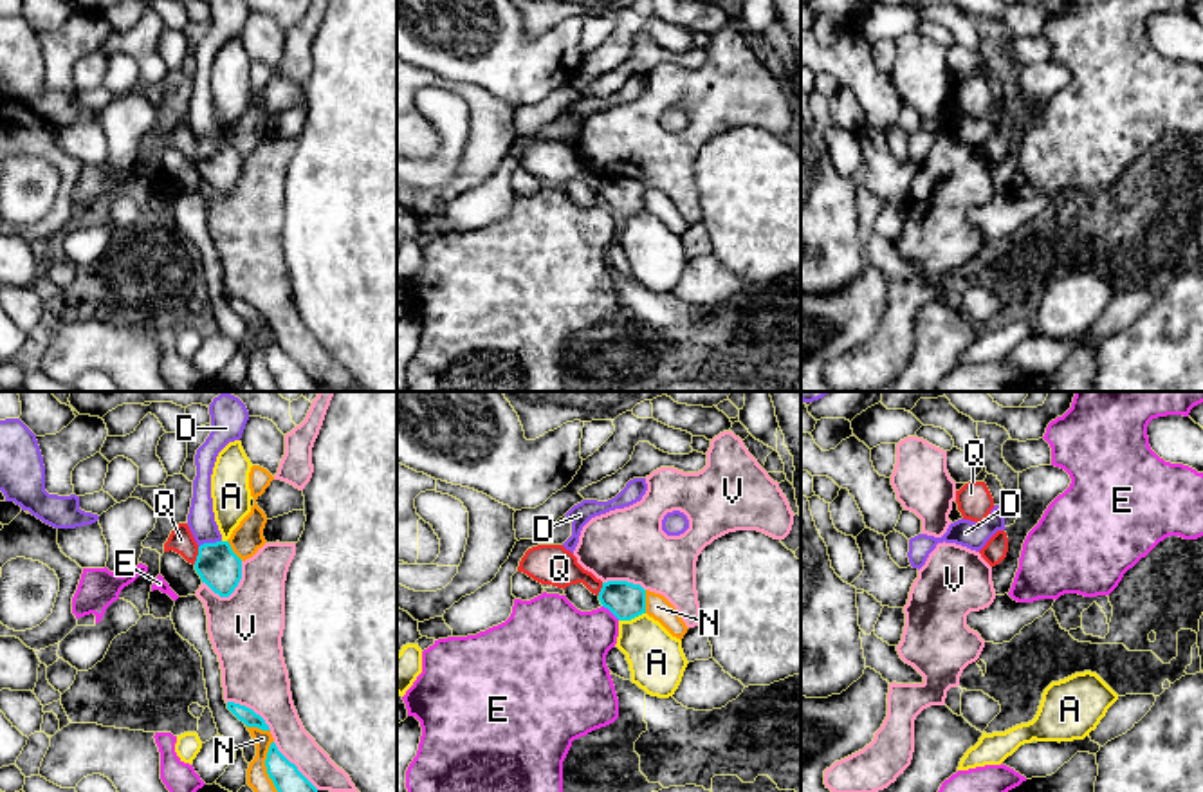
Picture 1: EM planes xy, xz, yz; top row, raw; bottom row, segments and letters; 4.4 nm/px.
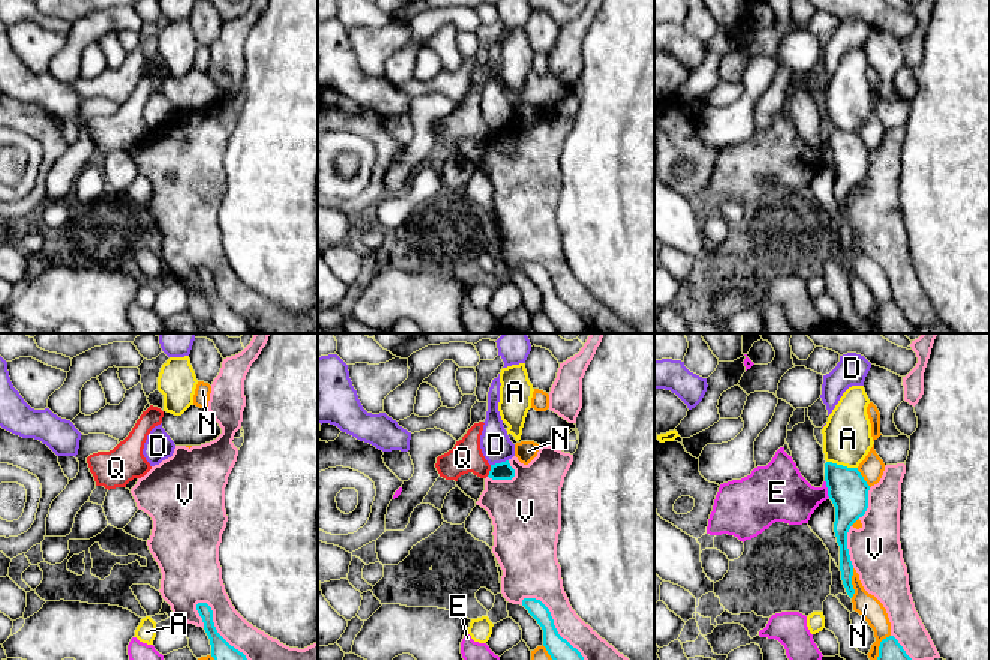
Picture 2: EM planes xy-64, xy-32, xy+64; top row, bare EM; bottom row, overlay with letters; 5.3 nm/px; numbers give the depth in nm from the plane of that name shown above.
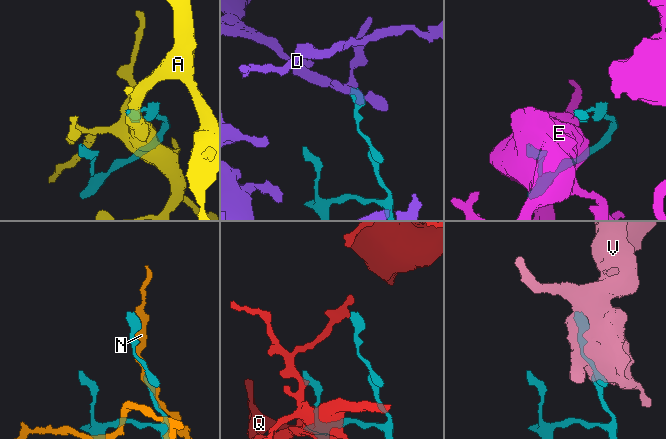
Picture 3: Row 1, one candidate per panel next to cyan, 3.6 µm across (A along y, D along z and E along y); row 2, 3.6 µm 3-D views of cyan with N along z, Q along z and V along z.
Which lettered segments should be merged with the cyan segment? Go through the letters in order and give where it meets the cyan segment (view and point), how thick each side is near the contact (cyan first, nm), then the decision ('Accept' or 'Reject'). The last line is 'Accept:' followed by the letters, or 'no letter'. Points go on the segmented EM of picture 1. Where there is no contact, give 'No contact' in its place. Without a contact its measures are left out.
A: Touches cyan at xz (632, 617). Thickness 160 nm (cyan) against 260 nm. Reject
D: Touches cyan at xy (210, 543). Thickness 190 nm (cyan) against 130 nm. Reject
E: Touches cyan at xz (612, 612). Thickness 160 nm (cyan) against 340 nm. Reject
N: Touches cyan at xy (266, 765). Thickness 130 nm (cyan) against 100 nm. Reject
Q: Touches cyan at xy (197, 556). Thickness 190 nm (cyan) against 120 nm. Reject
V: Touches cyan at xy (231, 592). Thickness 190 nm (cyan) against 320 nm. Reject
Accept: no letter

